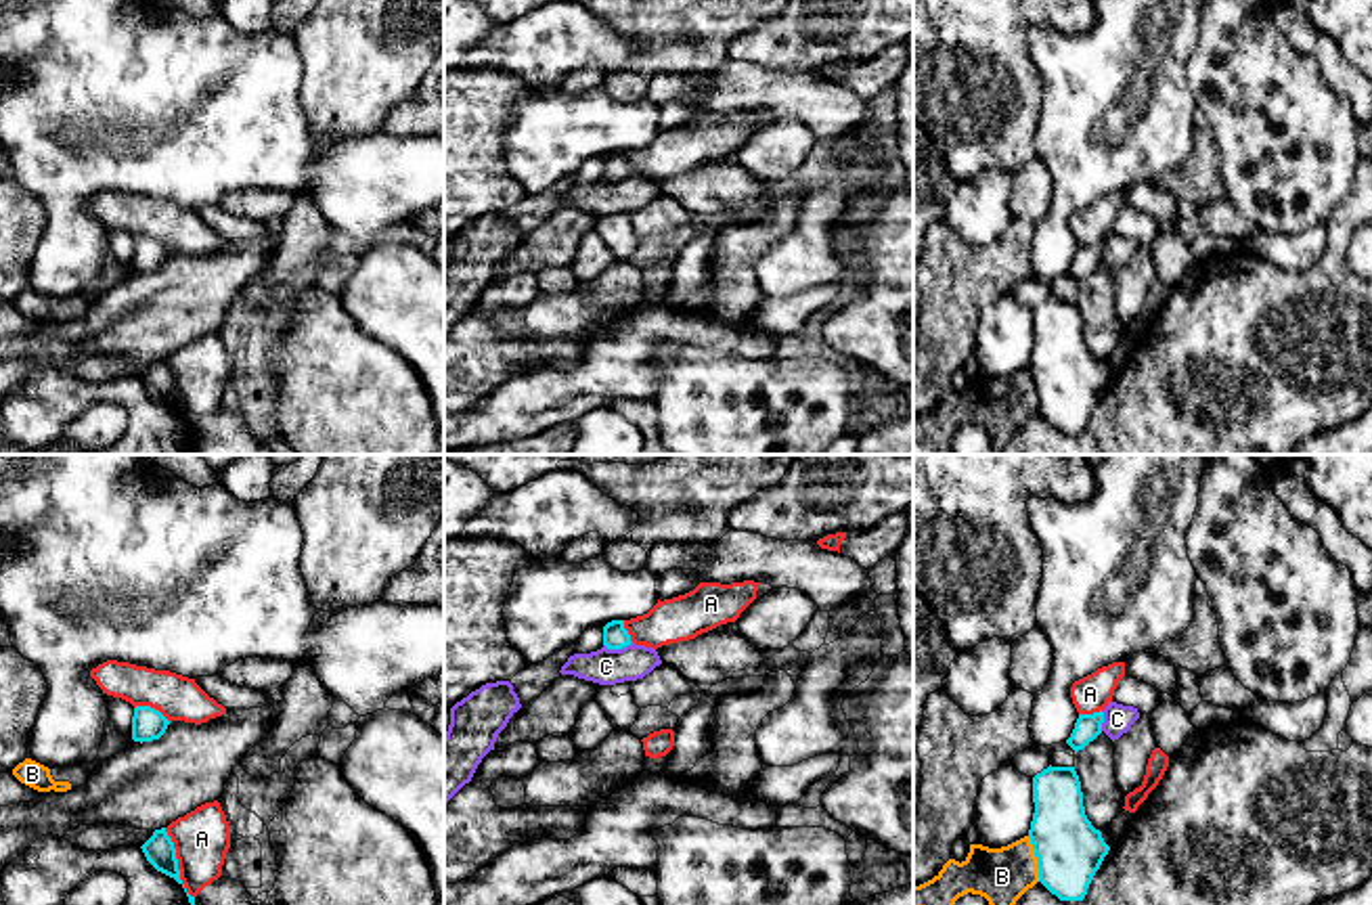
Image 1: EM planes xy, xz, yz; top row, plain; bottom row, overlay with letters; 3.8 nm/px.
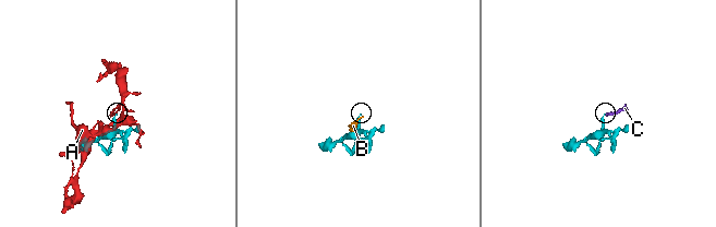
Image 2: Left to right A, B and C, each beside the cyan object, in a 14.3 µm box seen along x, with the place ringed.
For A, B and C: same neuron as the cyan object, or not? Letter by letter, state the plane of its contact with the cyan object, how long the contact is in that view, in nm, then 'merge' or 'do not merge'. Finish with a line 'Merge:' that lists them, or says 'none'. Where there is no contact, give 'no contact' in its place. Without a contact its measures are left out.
A: xy | 300 nm | do not merge
B: yz | 180 nm | do not merge
C: xz | 110 nm | do not merge
Merge: none

